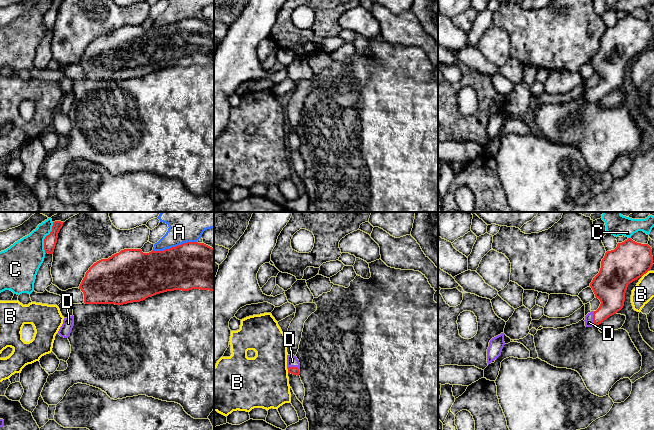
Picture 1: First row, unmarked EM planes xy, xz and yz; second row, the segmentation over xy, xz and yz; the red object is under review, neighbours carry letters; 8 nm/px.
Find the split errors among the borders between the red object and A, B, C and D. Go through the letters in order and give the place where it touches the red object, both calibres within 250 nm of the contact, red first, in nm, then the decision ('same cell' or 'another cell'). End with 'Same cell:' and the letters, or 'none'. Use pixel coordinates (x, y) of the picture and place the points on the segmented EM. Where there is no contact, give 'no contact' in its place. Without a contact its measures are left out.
A: contact xy (174, 247); calibres 380 and 320 nm; another cell
B: contact yz (645, 273); calibres 300 and 160 nm; another cell
C: contact xy (45, 238); calibres 100 and 300 nm; another cell
D: contact yz (593, 318); calibres 220 and 70 nm; same cell
Same cell: D

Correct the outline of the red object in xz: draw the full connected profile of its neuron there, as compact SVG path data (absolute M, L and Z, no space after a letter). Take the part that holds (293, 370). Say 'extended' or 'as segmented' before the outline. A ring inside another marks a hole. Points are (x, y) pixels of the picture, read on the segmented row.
extended; M287 355L287 369L288 373L299 376L300 363L296 356Z

